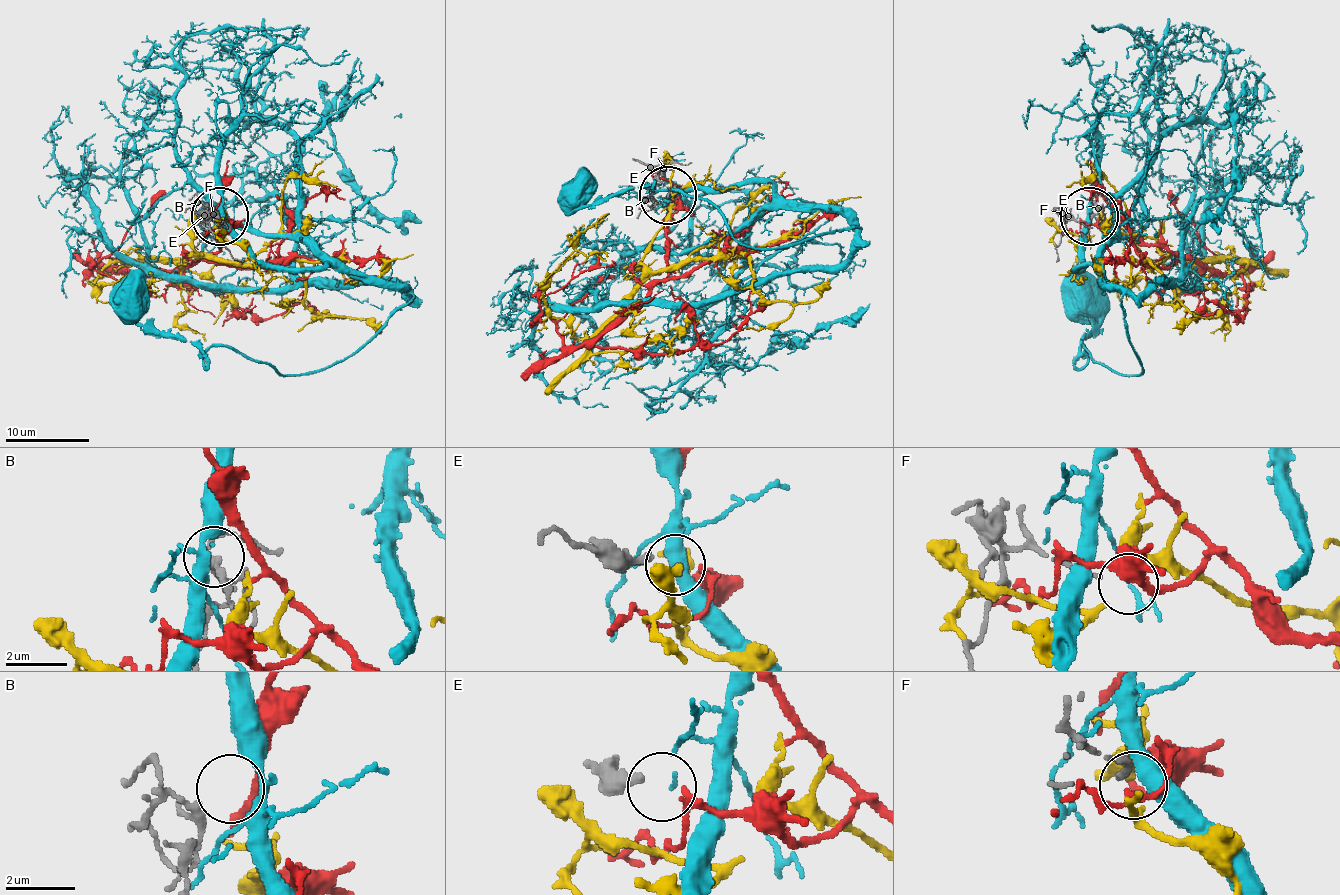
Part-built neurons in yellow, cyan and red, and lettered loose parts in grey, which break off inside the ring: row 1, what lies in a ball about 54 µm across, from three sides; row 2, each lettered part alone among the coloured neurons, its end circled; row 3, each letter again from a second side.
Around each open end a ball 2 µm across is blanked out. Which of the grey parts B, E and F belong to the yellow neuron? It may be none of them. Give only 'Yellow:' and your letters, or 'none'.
Yellow: none

